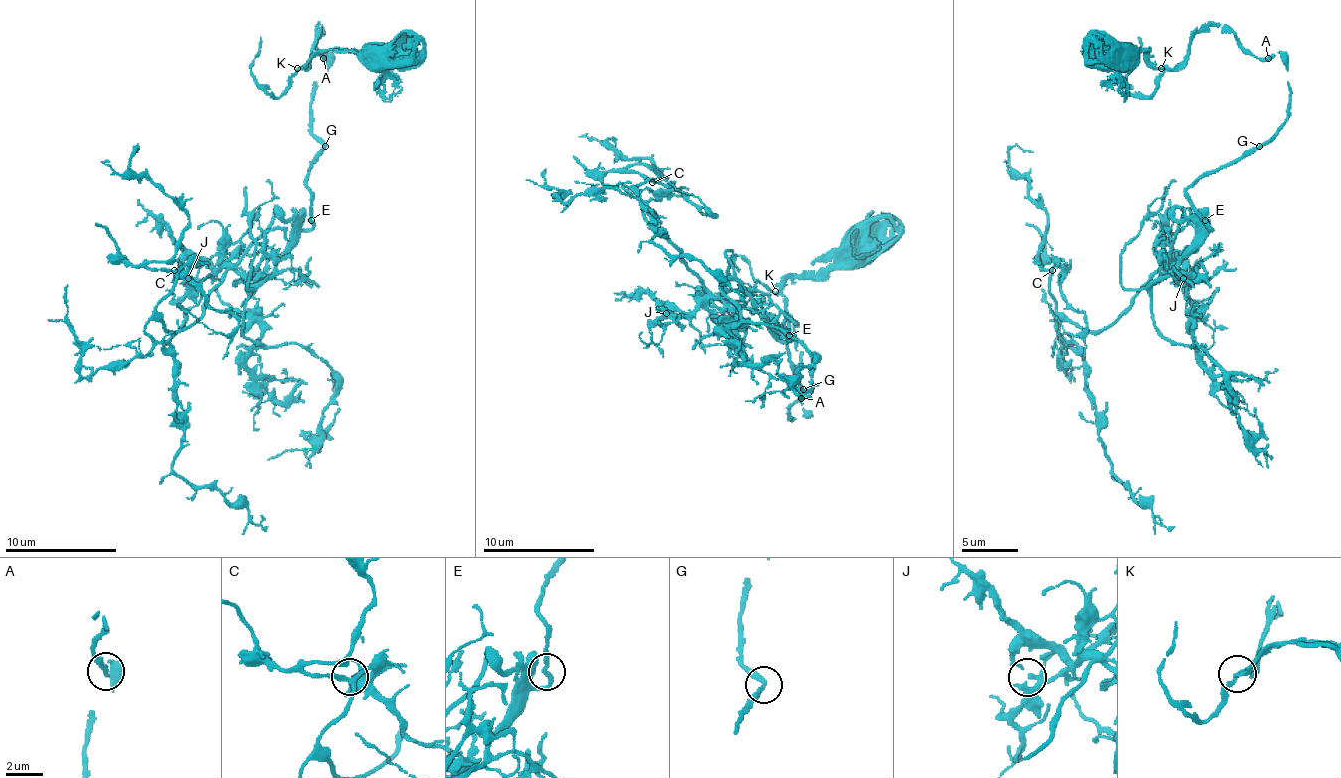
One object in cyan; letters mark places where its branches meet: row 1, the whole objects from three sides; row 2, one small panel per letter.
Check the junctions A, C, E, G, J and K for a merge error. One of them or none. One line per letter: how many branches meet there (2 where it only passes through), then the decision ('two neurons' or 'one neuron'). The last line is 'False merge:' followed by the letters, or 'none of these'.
A: branches 2; one neuron
C: branches 3; one neuron
E: branches 2; one neuron
G: branches 2; one neuron
J: branches 3; one neuron
K: branches 3; one neuron
False merge: none of these

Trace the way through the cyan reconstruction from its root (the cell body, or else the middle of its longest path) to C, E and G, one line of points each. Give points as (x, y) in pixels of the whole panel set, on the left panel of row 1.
C: (297, 231), (272, 275), (230, 270), (205, 312), (169, 331), (155, 306), (171, 289), (174, 270)
E: (297, 231), (297, 225), (306, 217), (311, 219)
G: (297, 231), (297, 222), (309, 211), (311, 203), (311, 191), (306, 183), (309, 169), (325, 147)

